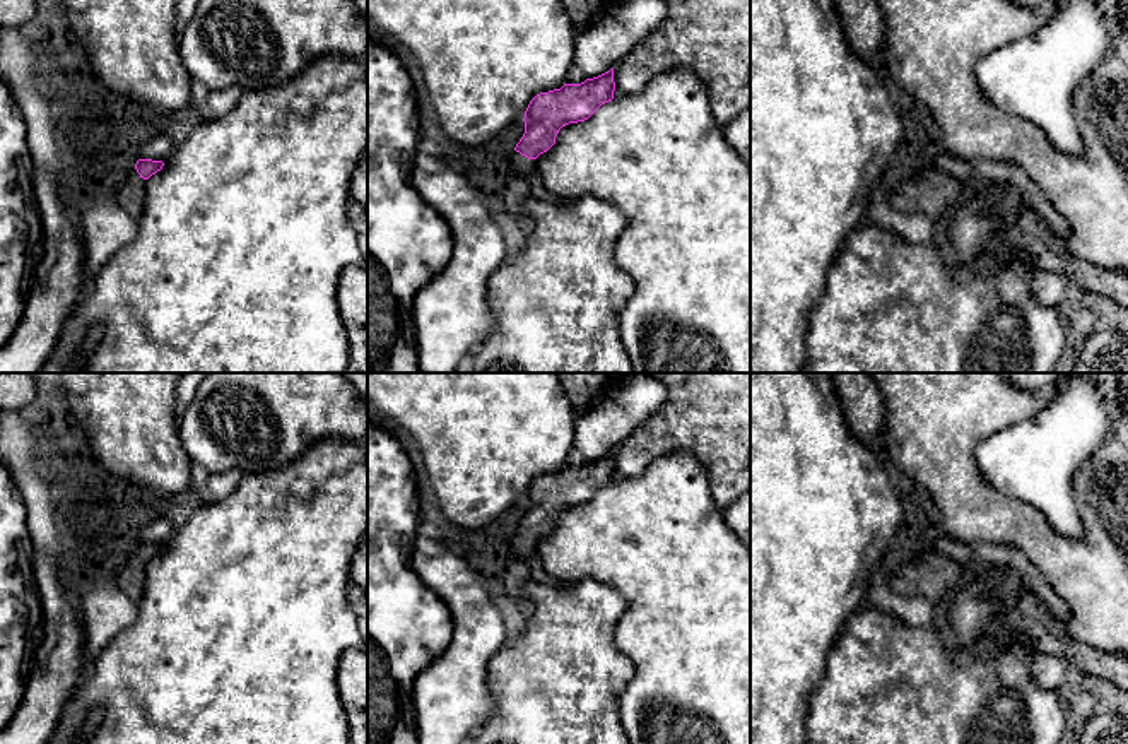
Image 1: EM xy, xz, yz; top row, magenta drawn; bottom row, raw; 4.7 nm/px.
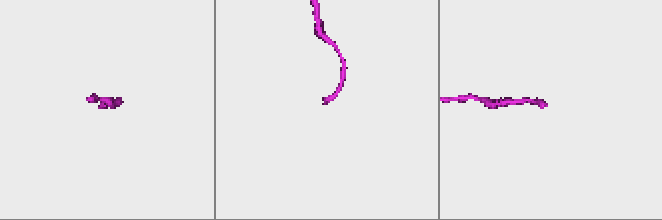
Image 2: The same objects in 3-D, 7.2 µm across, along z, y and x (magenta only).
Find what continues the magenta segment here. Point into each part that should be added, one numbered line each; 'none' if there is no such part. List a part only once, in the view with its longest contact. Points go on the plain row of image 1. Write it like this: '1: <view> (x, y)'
1: xz (520, 549)

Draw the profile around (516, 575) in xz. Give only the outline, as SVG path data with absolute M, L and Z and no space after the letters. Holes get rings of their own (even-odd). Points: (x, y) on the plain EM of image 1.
M520 561L506 564L502 578L506 590L518 602L525 619L528 619L532 614L532 602L525 593L525 587L530 582L528 564Z

